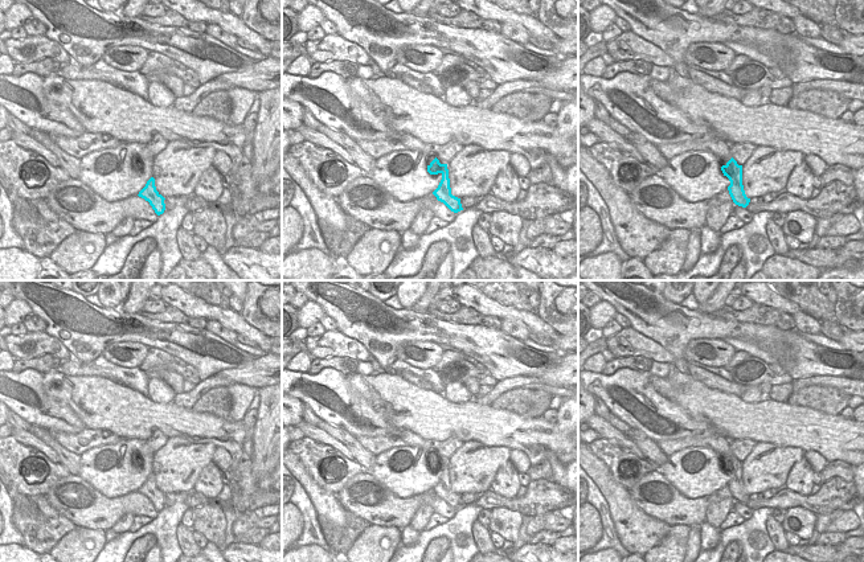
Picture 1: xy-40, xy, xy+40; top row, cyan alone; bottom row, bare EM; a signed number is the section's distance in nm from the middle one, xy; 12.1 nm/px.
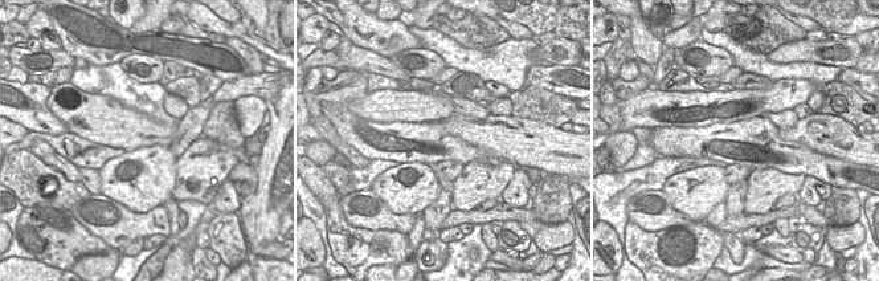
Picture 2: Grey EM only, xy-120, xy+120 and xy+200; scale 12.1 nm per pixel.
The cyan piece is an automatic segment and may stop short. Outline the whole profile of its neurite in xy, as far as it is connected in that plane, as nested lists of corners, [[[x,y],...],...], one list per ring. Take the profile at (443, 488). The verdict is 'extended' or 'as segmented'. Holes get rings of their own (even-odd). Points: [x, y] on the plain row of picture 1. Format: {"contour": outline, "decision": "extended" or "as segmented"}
{"contour": [[[393,428],[381,436],[357,436],[357,442],[374,456],[394,447],[423,447],[429,451],[426,460],[430,471],[442,471],[438,484],[433,488],[438,497],[443,499],[451,508],[463,506],[460,495],[451,491],[447,460],[441,460],[435,454],[435,442],[426,440],[409,430]]], "decision": "extended"}

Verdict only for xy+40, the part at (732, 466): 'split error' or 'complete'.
split error

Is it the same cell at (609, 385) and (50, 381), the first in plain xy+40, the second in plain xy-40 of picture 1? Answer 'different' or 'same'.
different

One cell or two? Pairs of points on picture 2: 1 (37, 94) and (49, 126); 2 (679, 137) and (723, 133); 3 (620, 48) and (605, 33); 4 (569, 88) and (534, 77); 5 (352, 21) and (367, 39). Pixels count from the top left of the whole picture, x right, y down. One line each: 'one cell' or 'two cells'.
1: one cell
2: one cell
3: two cells
4: one cell
5: one cell

